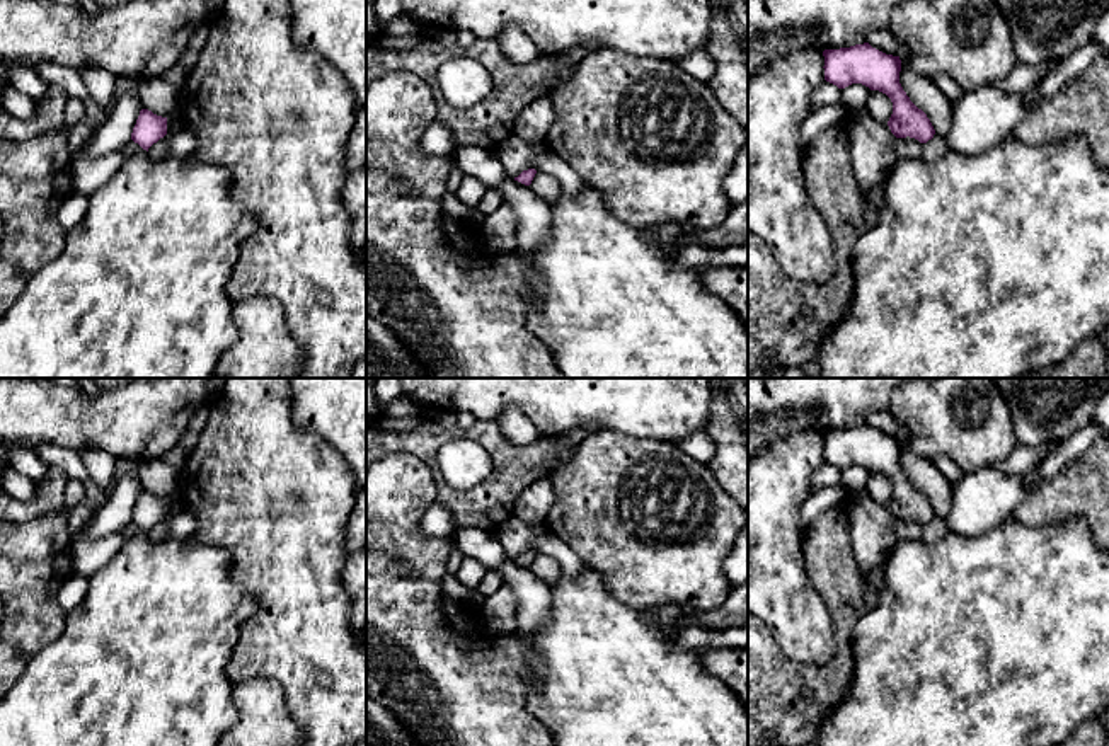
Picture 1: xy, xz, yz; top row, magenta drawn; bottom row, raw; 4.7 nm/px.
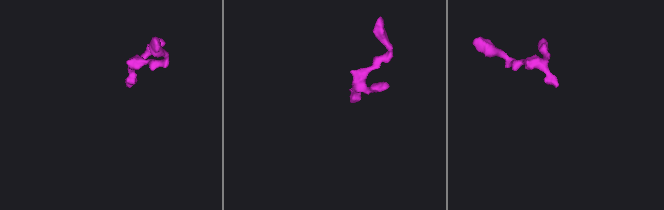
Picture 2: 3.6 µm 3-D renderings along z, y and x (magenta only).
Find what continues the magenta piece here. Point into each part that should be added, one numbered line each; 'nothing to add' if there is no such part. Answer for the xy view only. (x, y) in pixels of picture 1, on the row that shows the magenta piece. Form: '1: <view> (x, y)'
1: xy (140, 290)

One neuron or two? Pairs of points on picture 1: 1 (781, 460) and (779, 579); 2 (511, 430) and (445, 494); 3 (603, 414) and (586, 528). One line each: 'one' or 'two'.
1: one
2: two
3: two

